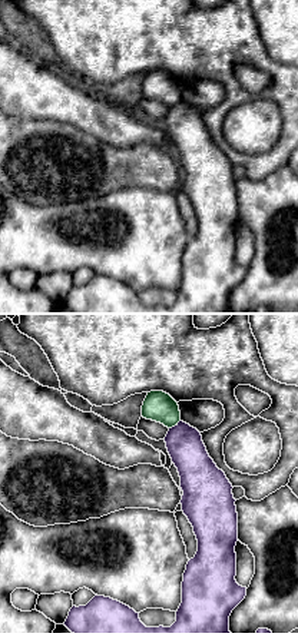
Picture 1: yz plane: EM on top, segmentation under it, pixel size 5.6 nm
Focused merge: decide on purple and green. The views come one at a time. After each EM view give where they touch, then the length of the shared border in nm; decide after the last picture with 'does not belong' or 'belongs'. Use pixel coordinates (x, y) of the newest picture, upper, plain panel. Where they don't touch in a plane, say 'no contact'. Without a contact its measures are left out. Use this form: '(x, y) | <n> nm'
(175, 105) | 80 nm

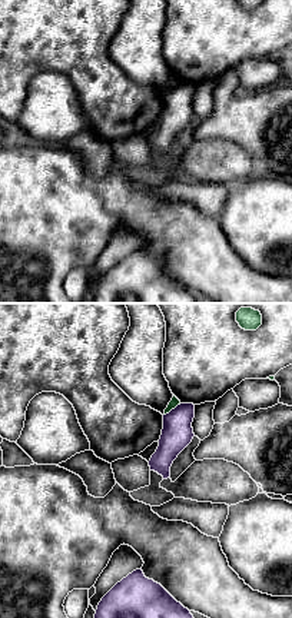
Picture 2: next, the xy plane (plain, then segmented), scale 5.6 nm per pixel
(172, 89) | 120 nm

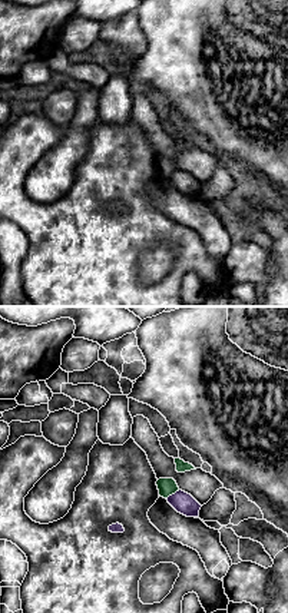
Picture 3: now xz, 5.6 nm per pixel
(172, 174) | 90 nm

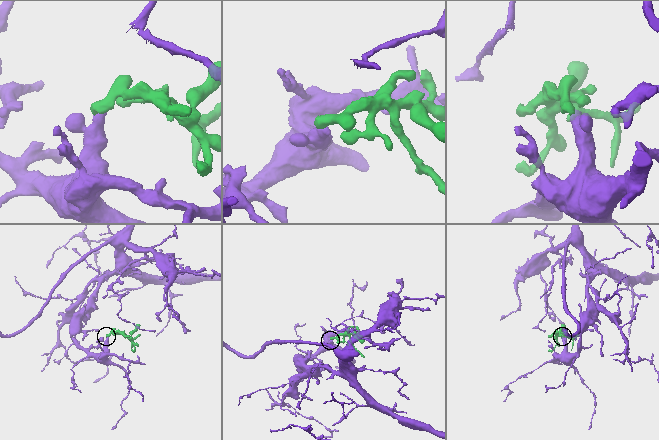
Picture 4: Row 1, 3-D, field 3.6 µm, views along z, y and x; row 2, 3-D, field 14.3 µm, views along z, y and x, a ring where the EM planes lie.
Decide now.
does not belong

